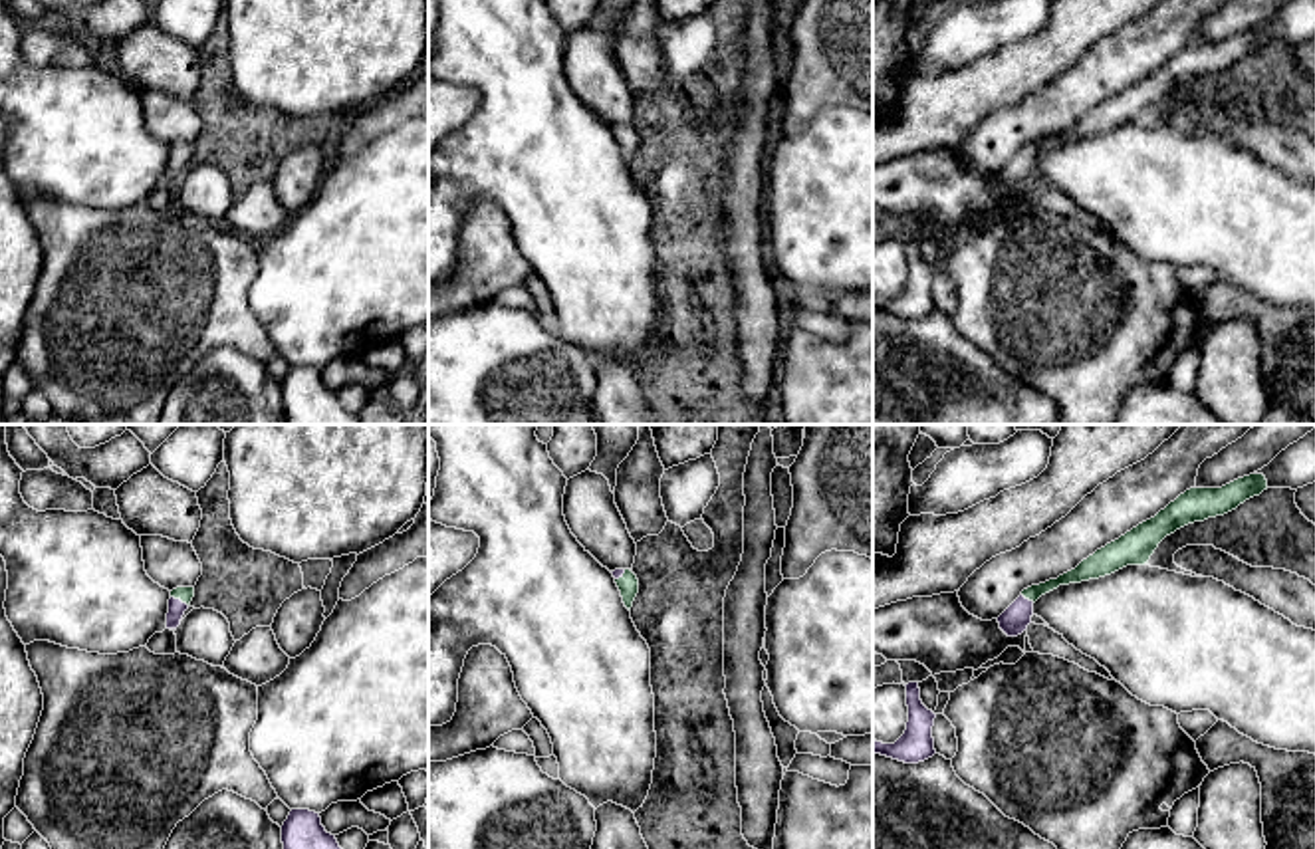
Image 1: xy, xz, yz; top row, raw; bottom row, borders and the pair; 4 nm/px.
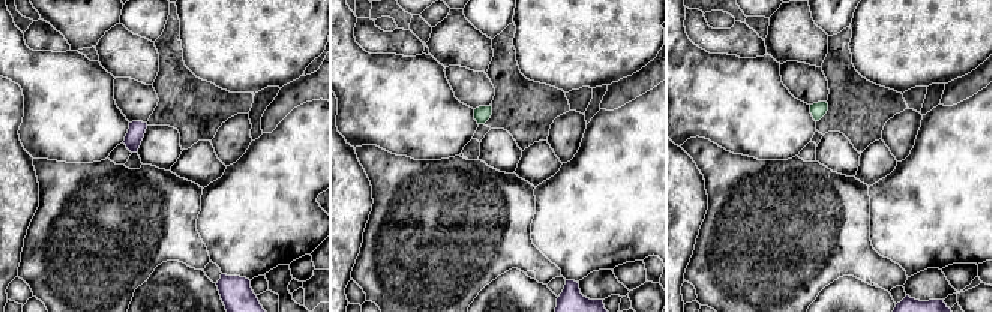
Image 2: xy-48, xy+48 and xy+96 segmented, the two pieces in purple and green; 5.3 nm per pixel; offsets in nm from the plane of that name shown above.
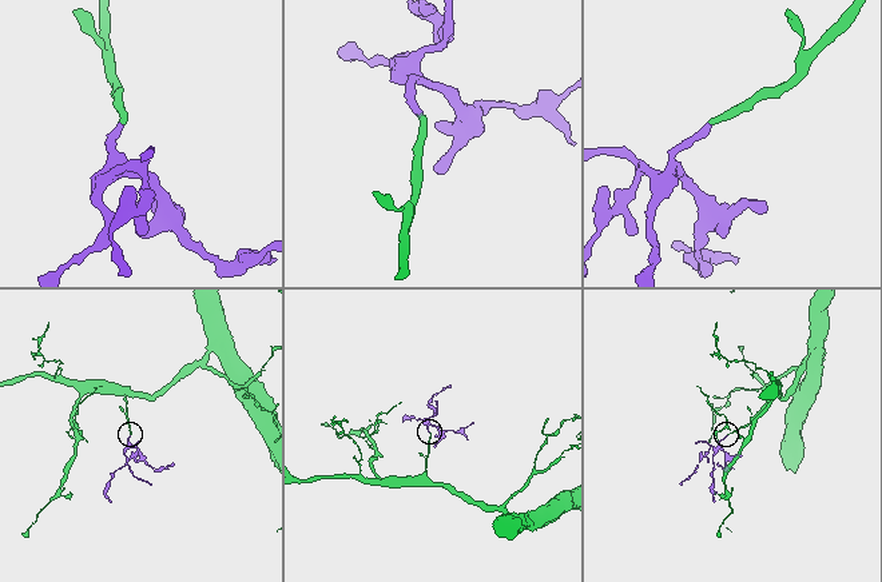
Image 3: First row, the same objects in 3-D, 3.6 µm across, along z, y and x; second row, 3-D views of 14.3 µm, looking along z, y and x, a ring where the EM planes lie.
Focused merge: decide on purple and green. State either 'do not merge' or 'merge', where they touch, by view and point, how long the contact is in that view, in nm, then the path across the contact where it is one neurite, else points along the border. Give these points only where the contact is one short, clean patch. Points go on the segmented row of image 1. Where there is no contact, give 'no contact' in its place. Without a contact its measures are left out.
merge; meets purple in xy at (179, 600); contact 80 nm long; runs through xy (177, 607), (179, 600), (185, 594)

